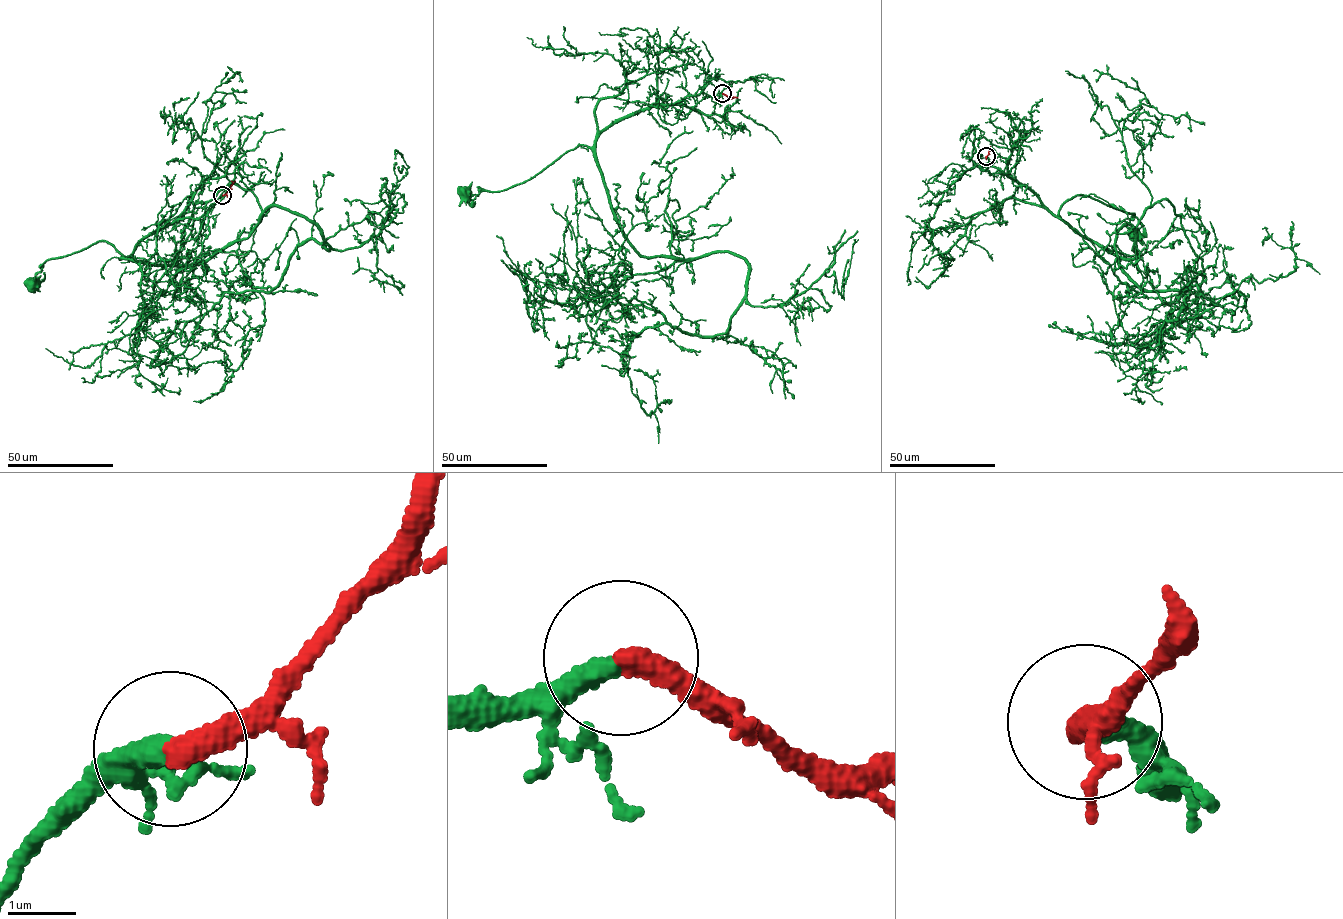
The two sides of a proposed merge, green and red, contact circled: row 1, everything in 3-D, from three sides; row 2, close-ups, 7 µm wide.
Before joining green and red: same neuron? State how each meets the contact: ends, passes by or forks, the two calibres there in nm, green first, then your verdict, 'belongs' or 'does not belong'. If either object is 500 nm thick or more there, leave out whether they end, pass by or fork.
green ends; red ends; calibres 320 and 360 nm; belongs

